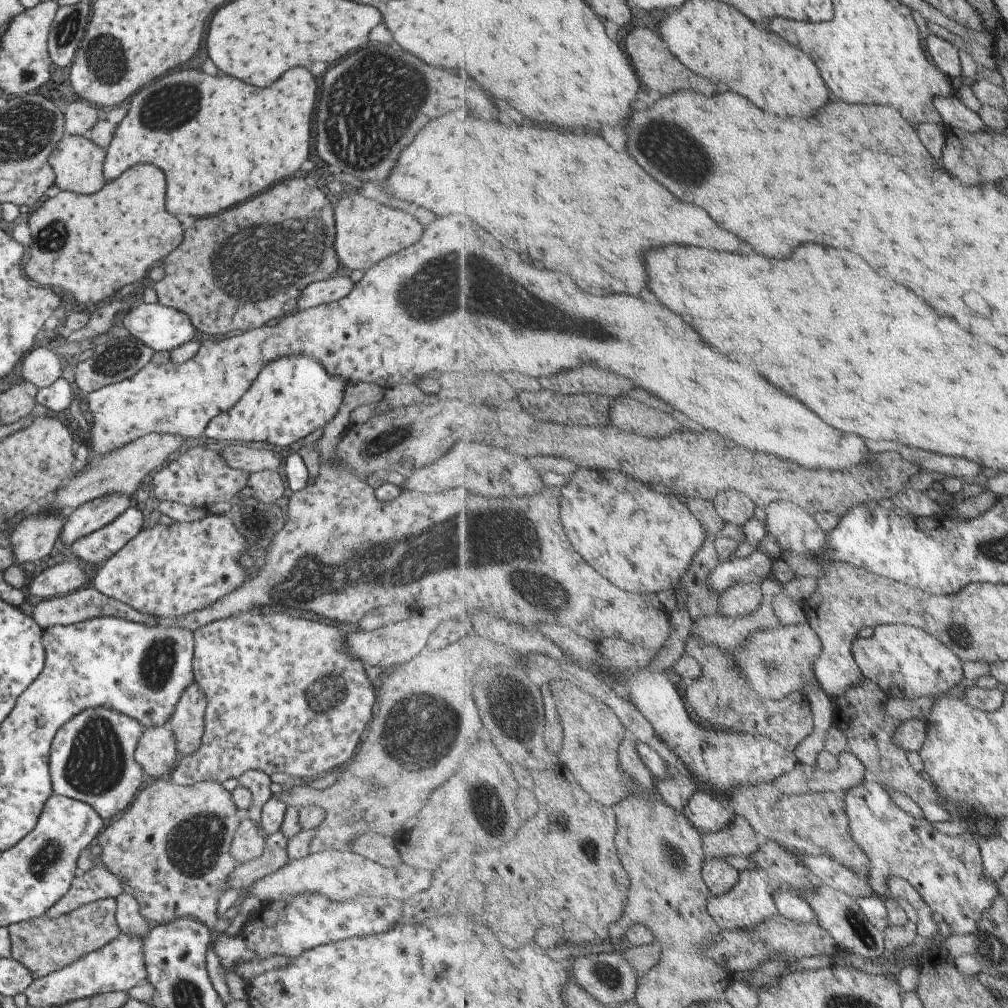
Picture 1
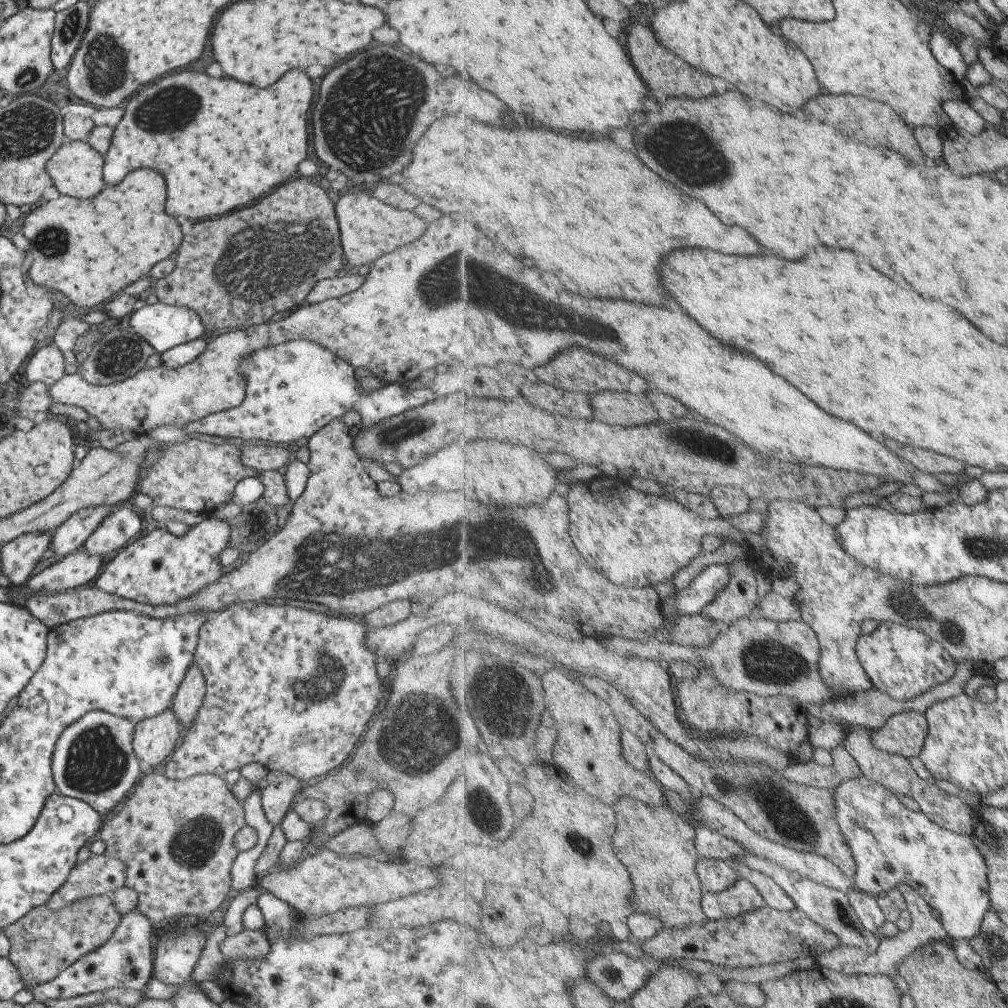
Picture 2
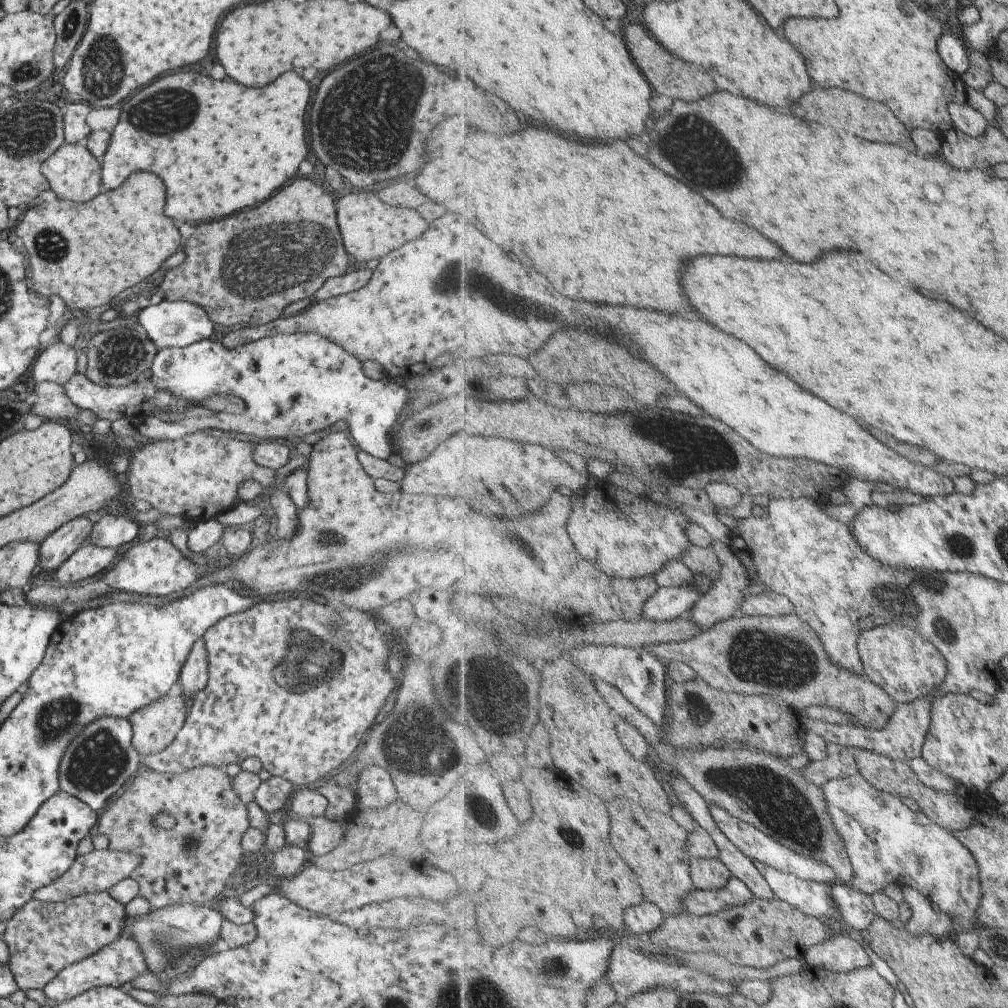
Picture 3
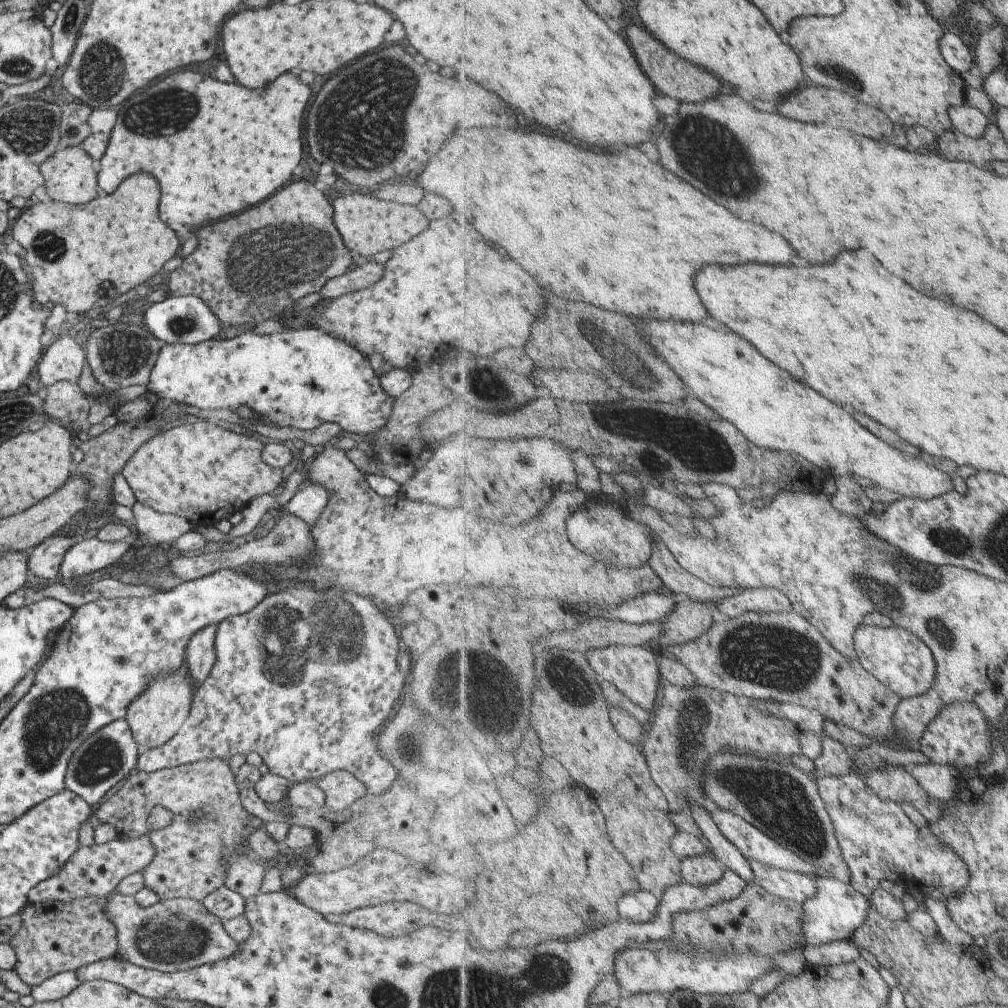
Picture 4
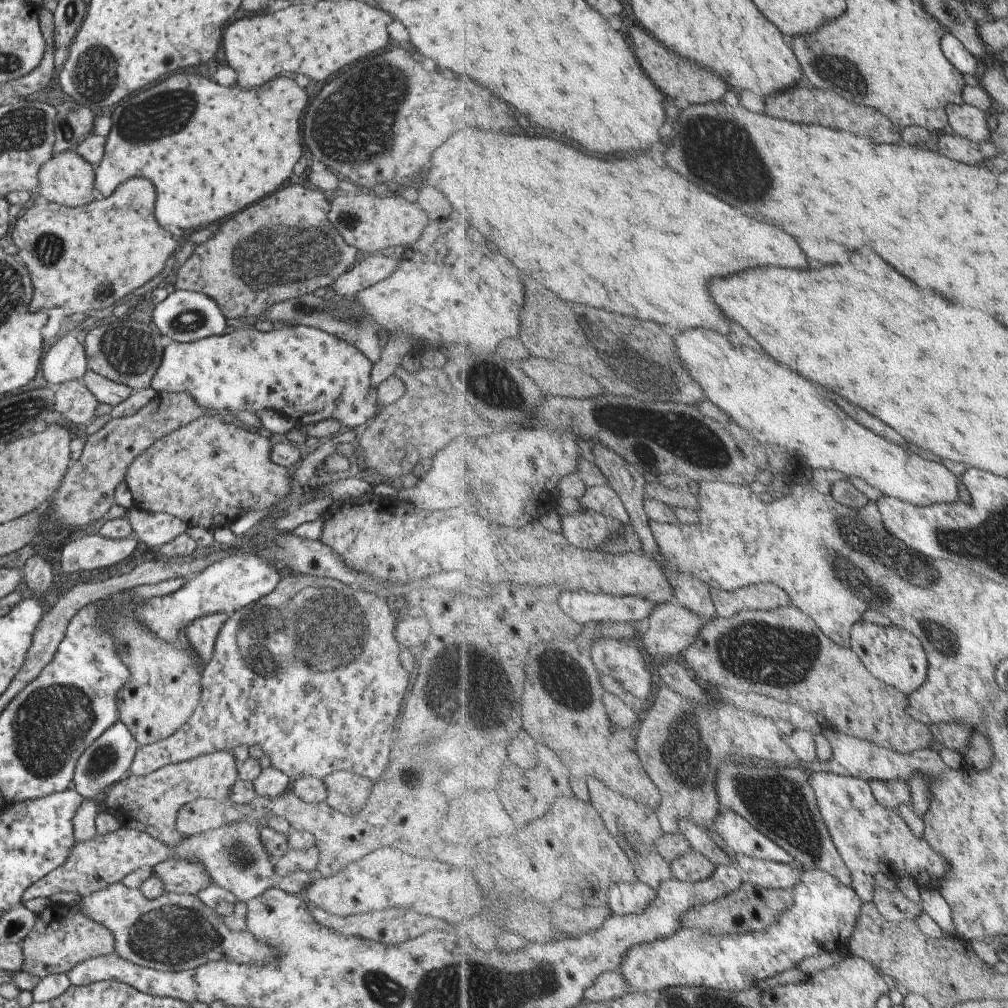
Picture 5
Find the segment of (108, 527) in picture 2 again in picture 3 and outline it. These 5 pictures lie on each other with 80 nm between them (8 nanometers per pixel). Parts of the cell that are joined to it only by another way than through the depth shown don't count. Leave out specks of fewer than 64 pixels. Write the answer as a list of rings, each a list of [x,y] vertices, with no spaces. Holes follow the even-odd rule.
[[[120,512],[117,516],[104,514],[96,518],[90,530],[89,540],[96,547],[107,547],[118,551],[117,548],[121,544],[131,544],[143,534],[144,529],[141,525],[127,514],[123,516]]]

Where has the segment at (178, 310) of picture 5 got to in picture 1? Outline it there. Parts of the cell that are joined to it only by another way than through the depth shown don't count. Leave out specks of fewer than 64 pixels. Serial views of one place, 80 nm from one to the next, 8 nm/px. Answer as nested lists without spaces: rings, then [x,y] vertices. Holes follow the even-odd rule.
[[[141,303],[139,306],[131,306],[121,313],[118,323],[123,333],[136,338],[145,346],[152,348],[154,352],[158,350],[170,352],[179,345],[193,340],[196,331],[195,327],[188,321],[188,316],[185,316],[185,313],[159,303]]]

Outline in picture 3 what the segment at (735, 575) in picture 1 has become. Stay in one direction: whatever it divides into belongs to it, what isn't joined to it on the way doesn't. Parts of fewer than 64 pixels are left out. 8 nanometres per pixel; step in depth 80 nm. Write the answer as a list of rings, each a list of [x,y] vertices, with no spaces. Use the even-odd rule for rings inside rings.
[[[695,574],[694,583],[684,584],[682,587],[661,587],[648,601],[644,609],[643,619],[654,621],[674,621],[686,618],[701,600],[706,591],[715,584],[713,579]]]

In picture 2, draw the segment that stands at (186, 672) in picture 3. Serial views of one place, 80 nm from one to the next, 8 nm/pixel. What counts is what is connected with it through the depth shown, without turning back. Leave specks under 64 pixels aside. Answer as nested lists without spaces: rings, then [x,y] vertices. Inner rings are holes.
[[[192,662],[188,673],[180,682],[170,706],[175,720],[180,724],[181,735],[185,734],[185,731],[188,731],[196,721],[203,697],[204,680],[199,669]]]

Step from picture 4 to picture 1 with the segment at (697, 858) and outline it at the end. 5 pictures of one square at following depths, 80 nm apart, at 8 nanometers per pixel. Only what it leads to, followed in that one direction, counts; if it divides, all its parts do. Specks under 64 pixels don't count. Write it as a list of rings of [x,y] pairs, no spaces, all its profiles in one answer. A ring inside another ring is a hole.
[[[711,857],[704,864],[703,872],[713,896],[728,893],[740,881],[740,872],[723,857]]]

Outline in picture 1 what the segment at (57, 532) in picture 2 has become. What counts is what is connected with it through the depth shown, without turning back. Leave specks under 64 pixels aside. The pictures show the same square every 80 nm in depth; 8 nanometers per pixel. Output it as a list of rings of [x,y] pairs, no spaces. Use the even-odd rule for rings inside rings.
[[[109,493],[84,502],[67,512],[60,532],[65,550],[68,551],[70,544],[80,536],[95,532],[115,520],[127,510],[130,498],[130,495],[123,493]]]

